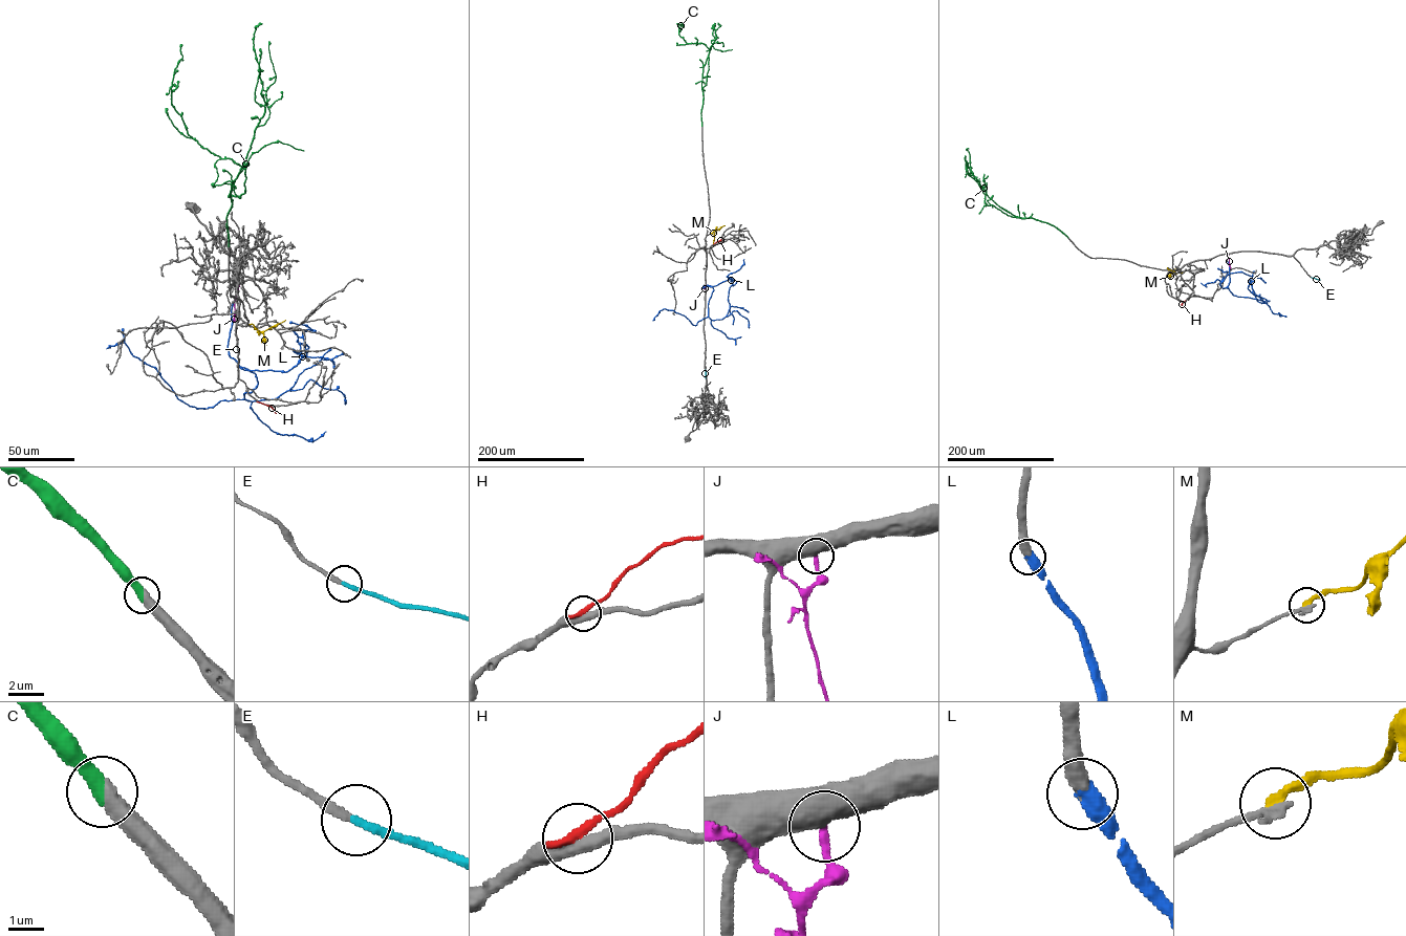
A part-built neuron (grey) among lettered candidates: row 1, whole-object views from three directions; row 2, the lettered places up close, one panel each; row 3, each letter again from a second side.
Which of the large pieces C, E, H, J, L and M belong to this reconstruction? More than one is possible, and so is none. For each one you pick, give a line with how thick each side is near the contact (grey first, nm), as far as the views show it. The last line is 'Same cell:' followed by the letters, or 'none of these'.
C: calibres 480 and 440 nm
E: calibres 240 and 240 nm
L: calibres 440 and 500 nm
Same cell: C, E, L

